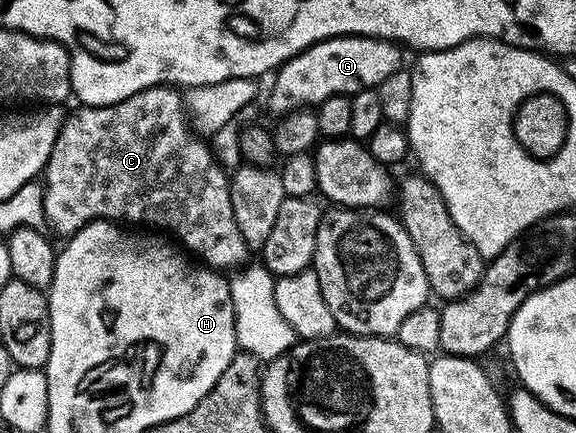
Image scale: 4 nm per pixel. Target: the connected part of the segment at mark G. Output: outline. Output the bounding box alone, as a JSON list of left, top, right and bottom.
[269,35,402,116]

